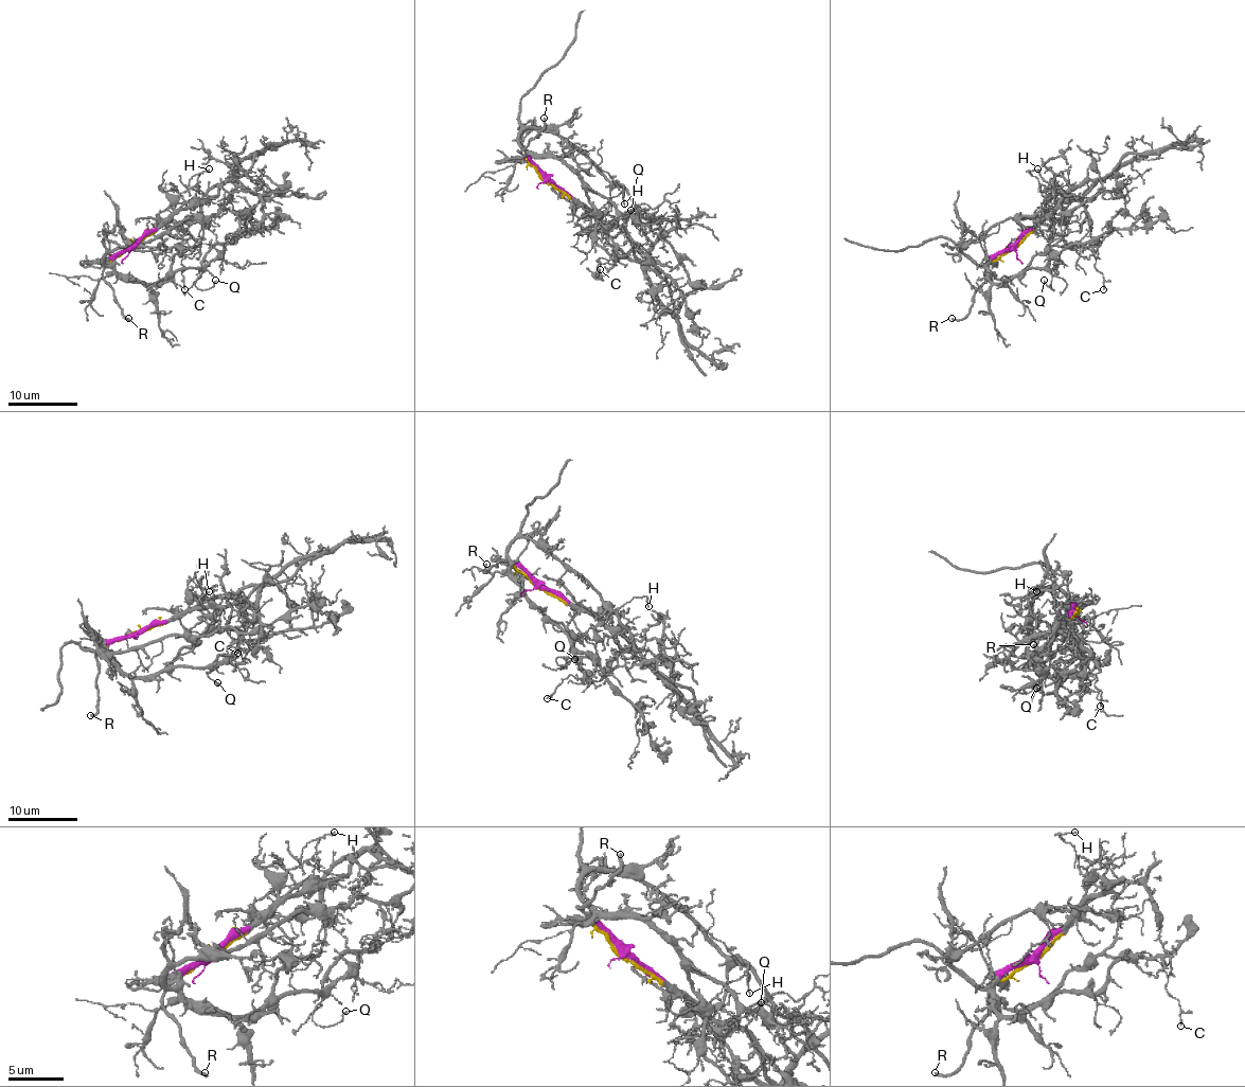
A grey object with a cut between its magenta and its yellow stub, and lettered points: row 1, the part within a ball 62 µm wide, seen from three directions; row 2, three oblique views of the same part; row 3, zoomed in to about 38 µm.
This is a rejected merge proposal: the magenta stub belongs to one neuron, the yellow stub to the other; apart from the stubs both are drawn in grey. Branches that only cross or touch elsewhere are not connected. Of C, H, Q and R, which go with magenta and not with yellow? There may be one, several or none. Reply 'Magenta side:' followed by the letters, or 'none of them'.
Magenta side: C, H, Q

